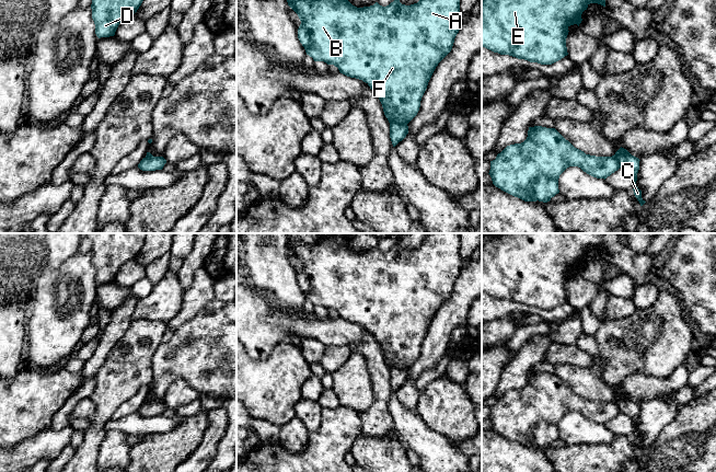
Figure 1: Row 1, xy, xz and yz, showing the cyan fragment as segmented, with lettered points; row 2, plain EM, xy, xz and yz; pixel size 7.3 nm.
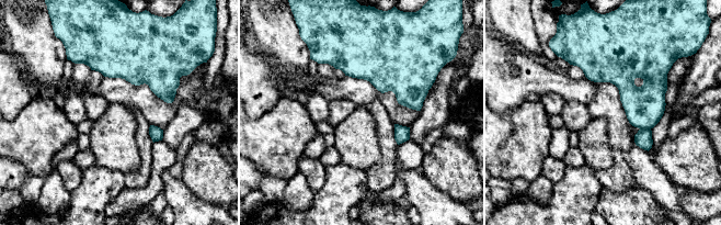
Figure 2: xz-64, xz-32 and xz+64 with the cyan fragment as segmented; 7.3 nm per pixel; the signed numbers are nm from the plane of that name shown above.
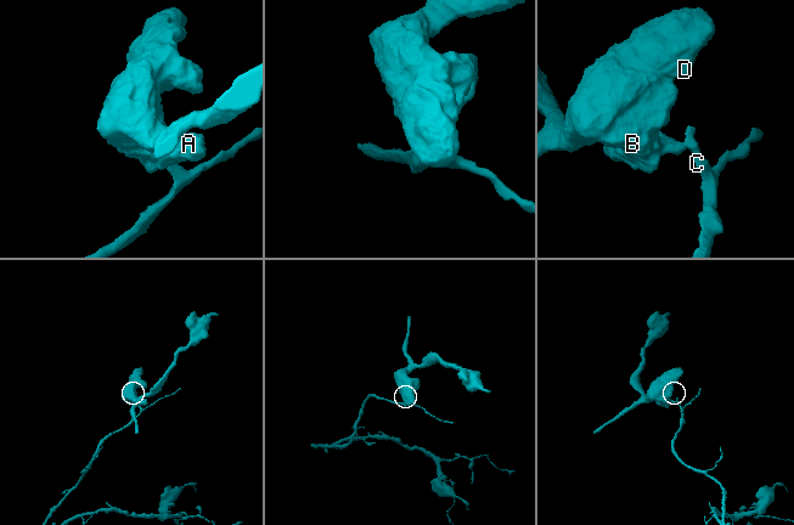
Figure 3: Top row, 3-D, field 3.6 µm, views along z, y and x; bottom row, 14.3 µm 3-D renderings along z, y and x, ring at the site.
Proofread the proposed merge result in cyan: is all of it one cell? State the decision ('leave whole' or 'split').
split

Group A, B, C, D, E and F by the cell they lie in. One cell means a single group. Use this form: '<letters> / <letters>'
A B D E F / C

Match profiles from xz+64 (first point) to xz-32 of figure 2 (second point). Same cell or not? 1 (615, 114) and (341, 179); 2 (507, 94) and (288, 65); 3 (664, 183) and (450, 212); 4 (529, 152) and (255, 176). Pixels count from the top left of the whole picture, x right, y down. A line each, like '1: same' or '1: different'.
1: different
2: different
3: same
4: different

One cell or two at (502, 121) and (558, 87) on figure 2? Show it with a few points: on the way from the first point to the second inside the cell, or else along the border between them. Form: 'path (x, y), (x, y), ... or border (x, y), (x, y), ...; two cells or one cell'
border (526, 100), (503, 113); two cells

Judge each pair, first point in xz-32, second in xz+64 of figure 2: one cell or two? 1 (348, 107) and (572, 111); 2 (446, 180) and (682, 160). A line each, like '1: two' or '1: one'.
1: one
2: one

